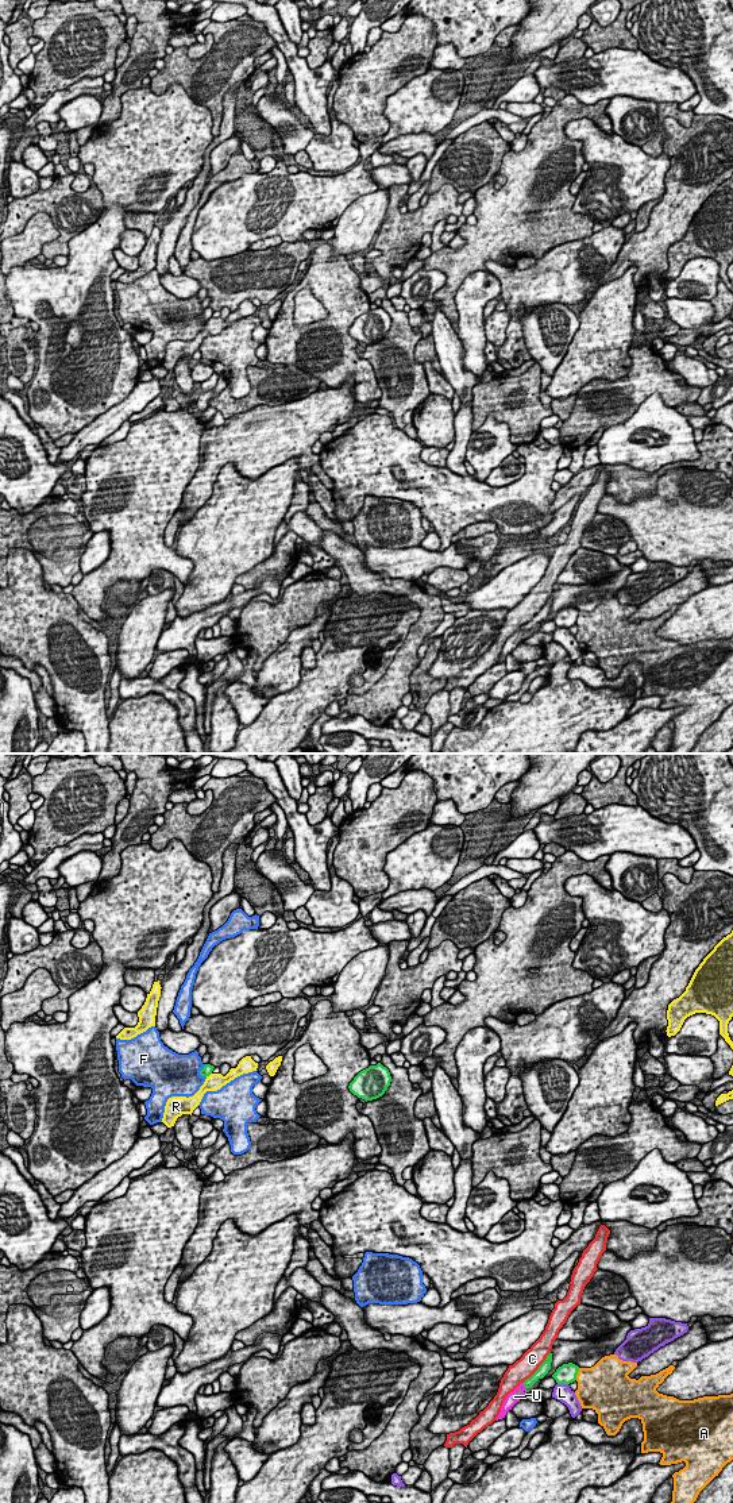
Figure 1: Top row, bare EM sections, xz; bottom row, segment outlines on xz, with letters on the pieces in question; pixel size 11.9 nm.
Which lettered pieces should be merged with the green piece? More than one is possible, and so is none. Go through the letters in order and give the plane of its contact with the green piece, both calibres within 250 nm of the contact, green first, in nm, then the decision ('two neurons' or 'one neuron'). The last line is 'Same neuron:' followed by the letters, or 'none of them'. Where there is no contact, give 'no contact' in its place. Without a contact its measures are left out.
A: xz | 240/420 nm | two neurons
C: xz | 130/240 nm | two neurons
F: xz | 120/480 nm | two neurons
L: xz | 240/200 nm | two neurons
R: xz | 120/200 nm | two neurons
U: xz | 120/140 nm | one neuron
Same neuron: U

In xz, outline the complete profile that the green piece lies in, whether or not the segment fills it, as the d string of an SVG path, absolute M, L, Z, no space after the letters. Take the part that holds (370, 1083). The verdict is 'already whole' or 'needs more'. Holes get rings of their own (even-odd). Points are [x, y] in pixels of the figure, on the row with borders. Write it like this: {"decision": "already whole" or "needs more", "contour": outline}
{"decision": "already whole", "contour": "M381 1063L360 1071L350 1083L350 1091L358 1098L367 1101L377 1099L385 1094L390 1086L391 1076Z"}

